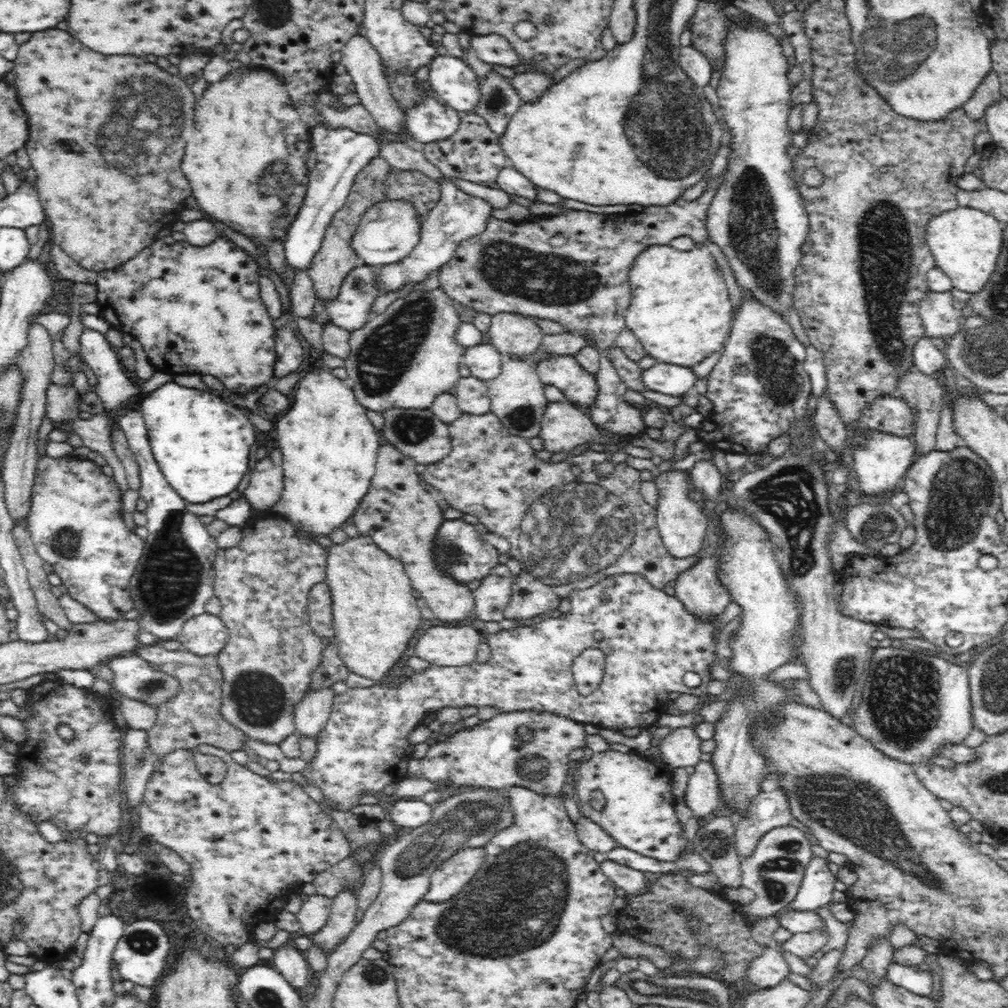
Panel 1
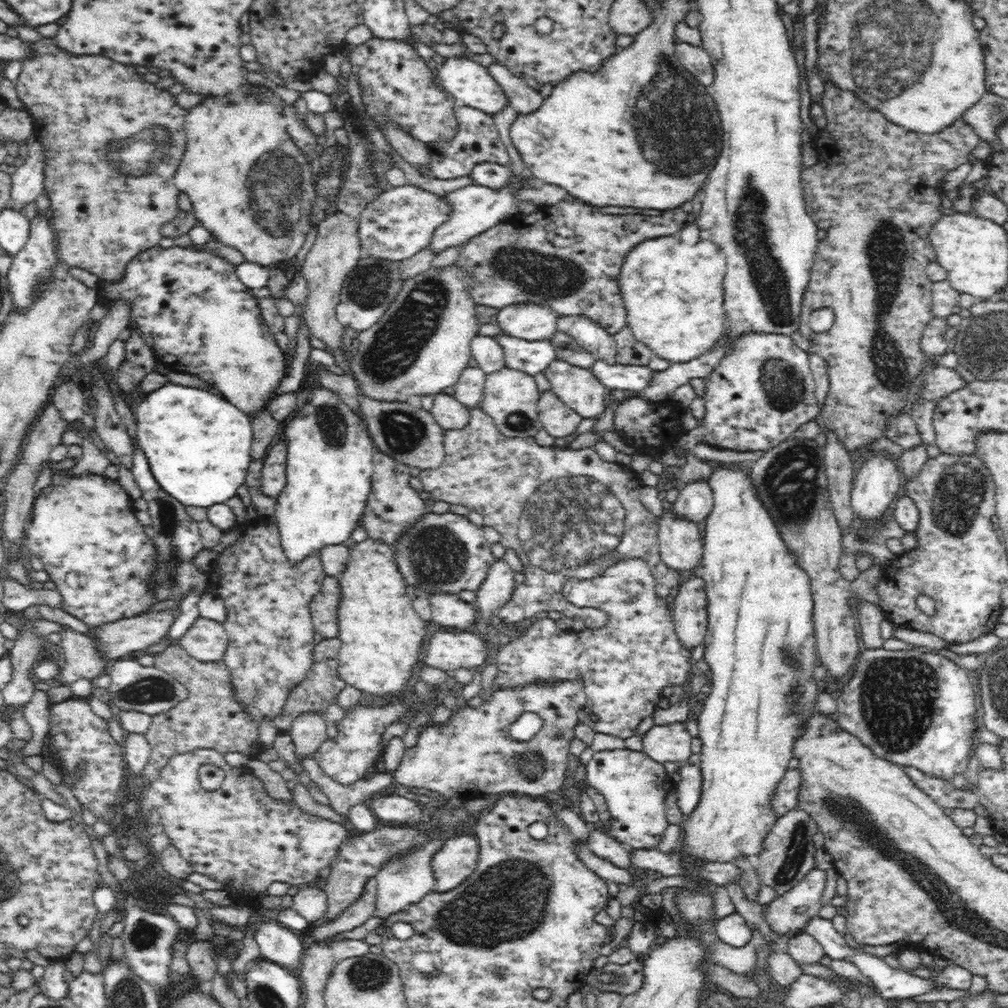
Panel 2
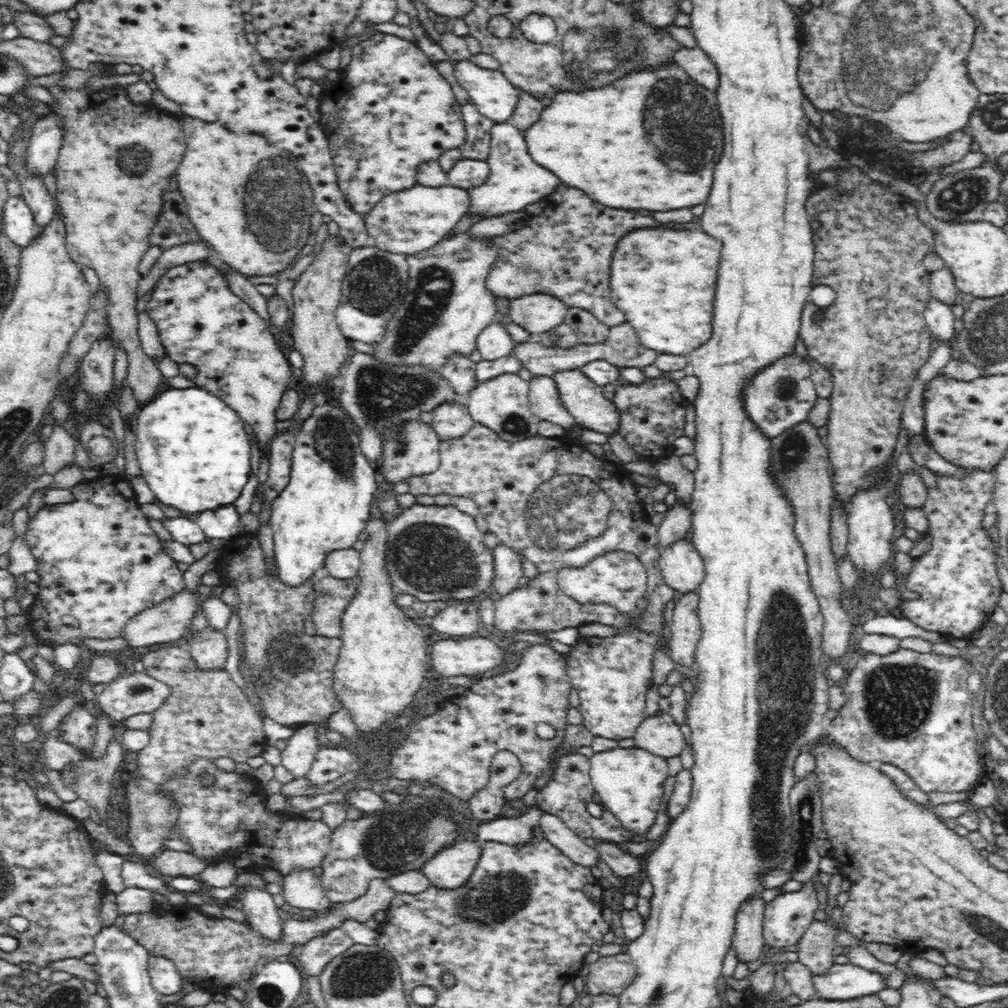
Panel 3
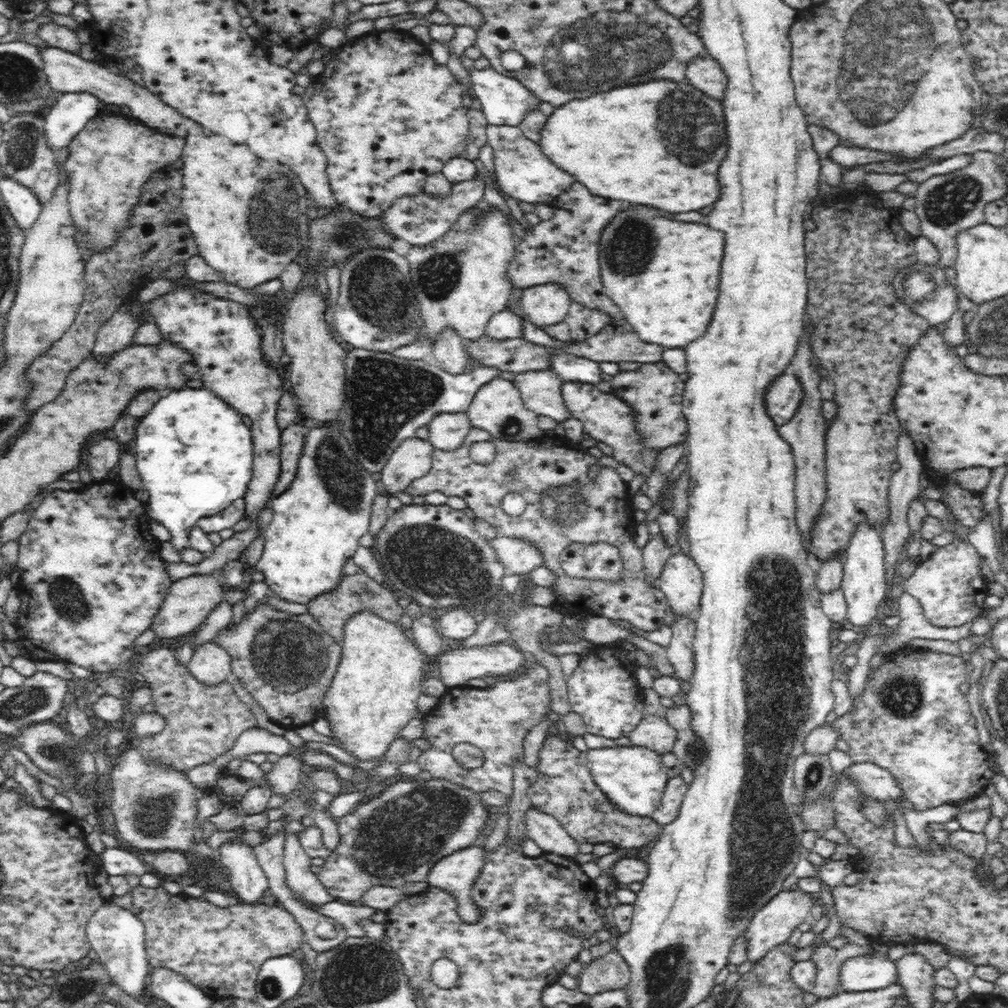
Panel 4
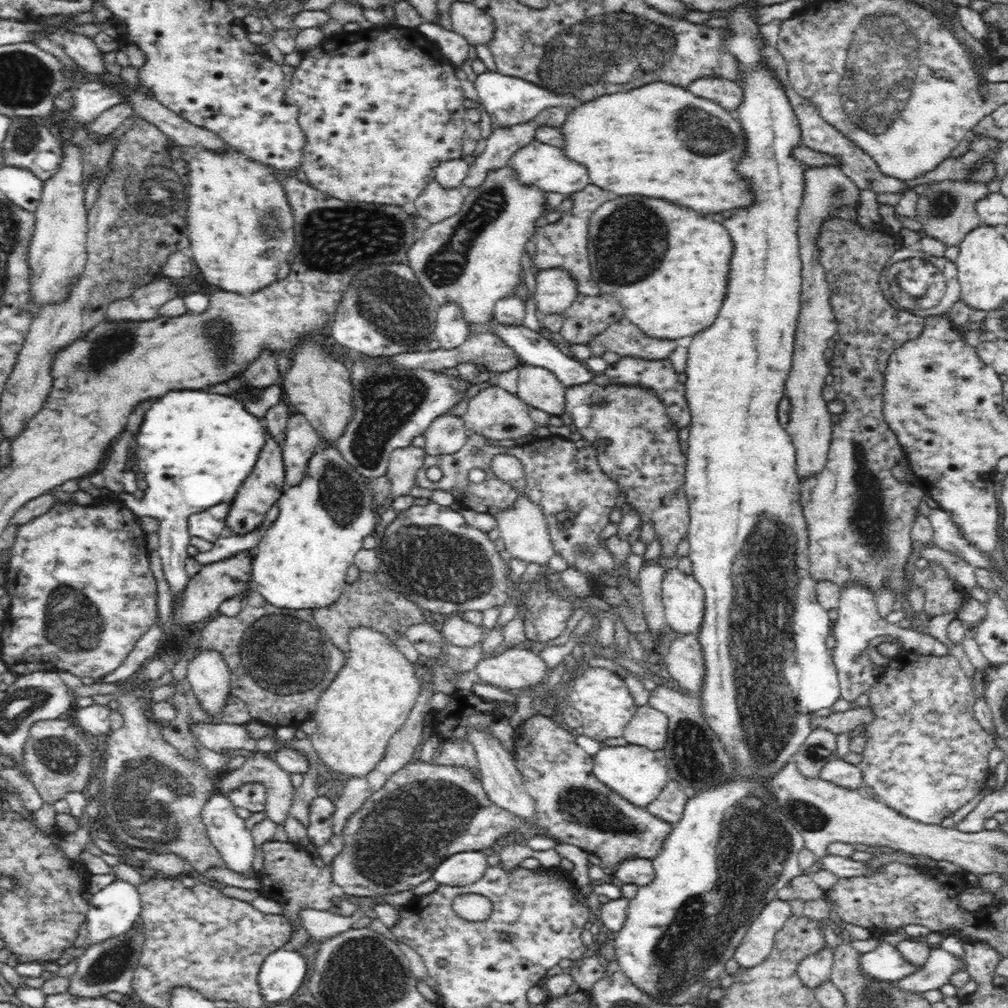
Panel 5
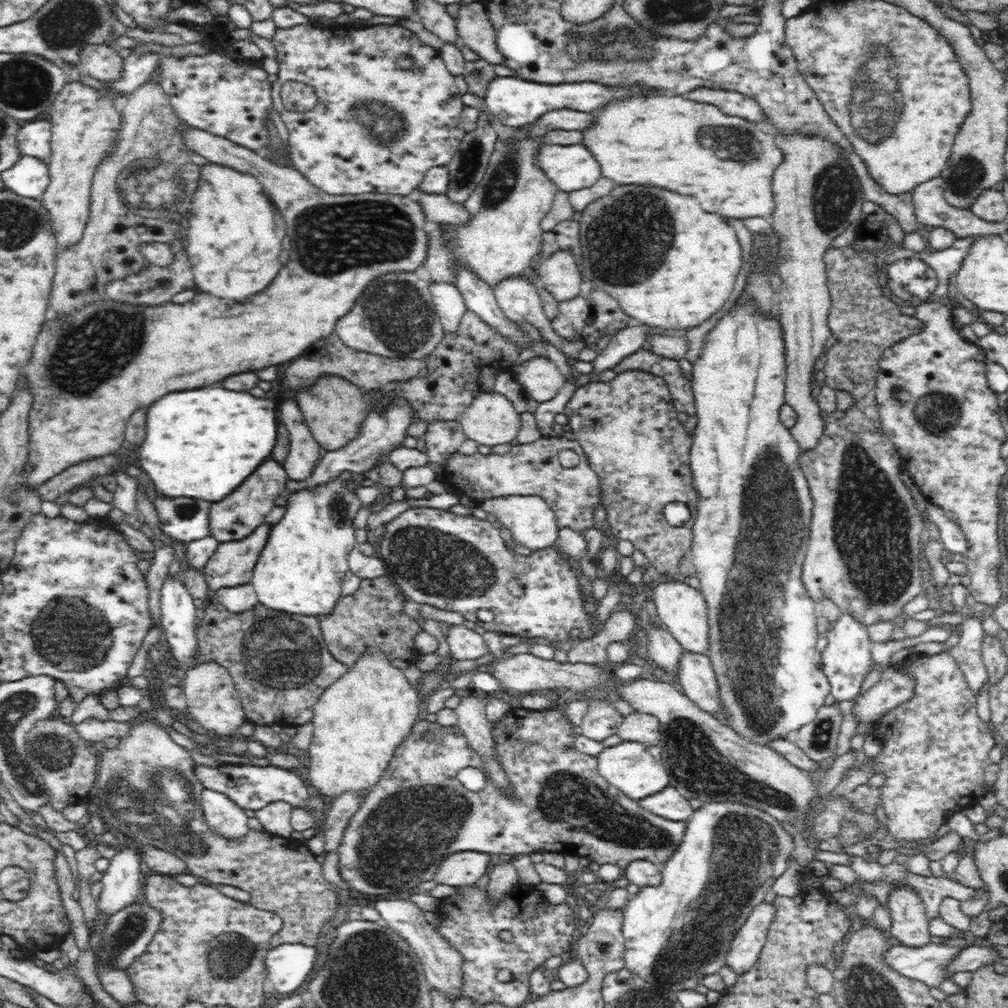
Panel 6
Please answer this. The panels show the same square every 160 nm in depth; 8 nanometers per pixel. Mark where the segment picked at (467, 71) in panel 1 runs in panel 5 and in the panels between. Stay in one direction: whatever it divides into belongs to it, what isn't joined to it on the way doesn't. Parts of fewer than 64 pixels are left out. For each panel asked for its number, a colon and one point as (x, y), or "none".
2: (471, 84)
3: (496, 98)
4: (505, 101)
5: (510, 101)

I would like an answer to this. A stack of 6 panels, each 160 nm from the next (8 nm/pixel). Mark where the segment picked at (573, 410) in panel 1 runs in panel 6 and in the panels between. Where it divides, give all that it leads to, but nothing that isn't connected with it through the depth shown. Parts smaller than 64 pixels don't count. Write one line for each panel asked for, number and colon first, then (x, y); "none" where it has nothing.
2: (558, 419)
3: (545, 402)
4: (540, 390)
5: (537, 386)
6: (541, 380)

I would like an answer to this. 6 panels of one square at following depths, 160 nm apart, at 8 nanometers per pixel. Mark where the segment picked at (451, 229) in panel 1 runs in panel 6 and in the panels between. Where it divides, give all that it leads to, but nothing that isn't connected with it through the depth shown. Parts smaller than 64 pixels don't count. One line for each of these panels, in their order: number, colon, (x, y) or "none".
2: (475, 208)
3: (515, 180)
4: (521, 170)
5: (543, 165)
6: (572, 167)

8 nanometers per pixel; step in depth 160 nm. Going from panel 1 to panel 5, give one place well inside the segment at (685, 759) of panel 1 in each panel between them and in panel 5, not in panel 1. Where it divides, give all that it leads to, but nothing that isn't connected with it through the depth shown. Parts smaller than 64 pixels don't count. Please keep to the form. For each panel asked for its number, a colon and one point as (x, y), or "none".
2: (667, 741)
3: (660, 734)
4: (654, 732)
5: (649, 728)

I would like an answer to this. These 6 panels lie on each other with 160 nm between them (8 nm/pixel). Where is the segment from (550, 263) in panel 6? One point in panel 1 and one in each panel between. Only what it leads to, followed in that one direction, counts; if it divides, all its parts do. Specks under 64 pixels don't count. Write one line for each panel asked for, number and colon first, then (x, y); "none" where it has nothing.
1: (515, 336)
2: (531, 322)
3: (538, 313)
4: (546, 304)
5: (555, 291)

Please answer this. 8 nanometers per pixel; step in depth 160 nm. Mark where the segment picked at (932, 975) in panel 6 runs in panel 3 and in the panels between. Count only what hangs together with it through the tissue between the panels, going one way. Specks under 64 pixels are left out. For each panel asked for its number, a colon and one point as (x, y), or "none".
3: (846, 981)
4: (863, 973)
5: (885, 964)

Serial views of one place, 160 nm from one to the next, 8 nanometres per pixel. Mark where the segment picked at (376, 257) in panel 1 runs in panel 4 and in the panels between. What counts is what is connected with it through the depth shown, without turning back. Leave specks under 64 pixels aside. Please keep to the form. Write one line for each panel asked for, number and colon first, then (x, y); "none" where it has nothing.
2: (400, 221)
3: (408, 222)
4: (420, 219)

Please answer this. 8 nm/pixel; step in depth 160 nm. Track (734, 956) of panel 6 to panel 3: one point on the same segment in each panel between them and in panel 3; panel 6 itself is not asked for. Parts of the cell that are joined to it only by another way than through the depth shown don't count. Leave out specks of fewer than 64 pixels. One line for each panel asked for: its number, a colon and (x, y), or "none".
3: (786, 918)
4: (772, 924)
5: (758, 941)

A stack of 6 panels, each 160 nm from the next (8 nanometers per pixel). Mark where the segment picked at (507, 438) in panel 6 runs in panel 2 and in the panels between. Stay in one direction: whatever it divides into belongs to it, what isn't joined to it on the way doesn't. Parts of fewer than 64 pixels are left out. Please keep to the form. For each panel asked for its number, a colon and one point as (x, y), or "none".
2: (510, 398)
3: (502, 403)
4: (498, 408)
5: (495, 413)

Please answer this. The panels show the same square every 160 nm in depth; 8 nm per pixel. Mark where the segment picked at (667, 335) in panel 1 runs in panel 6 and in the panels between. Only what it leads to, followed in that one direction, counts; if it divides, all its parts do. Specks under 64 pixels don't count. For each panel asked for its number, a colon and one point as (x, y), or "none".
2: (672, 291)
3: (663, 280)
4: (663, 274)
5: (688, 257)
6: (670, 266)

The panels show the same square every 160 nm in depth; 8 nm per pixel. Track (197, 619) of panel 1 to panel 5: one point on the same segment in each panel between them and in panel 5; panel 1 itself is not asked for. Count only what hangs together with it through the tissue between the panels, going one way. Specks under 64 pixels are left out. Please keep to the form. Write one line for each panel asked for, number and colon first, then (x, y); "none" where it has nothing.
2: (207, 640)
3: (208, 647)
4: (210, 663)
5: (208, 673)

